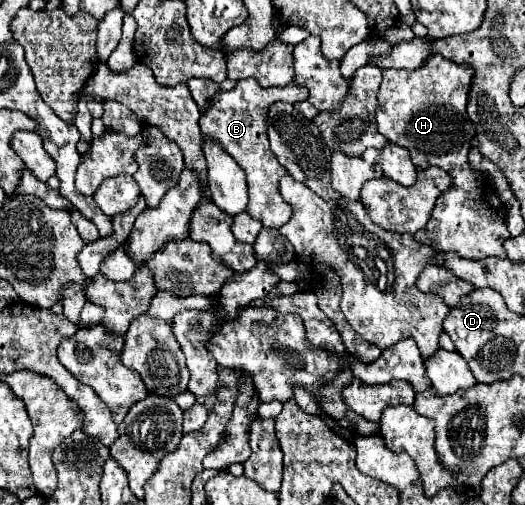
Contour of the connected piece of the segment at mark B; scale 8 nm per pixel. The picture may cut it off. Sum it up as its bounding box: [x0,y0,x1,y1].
[199,79,307,229]

